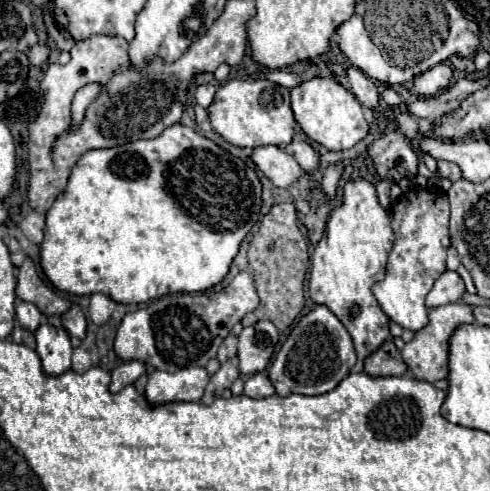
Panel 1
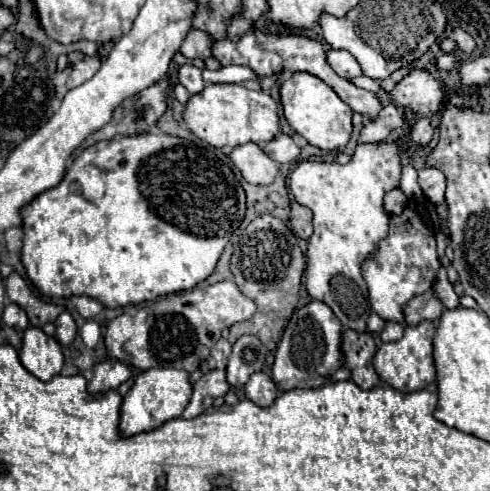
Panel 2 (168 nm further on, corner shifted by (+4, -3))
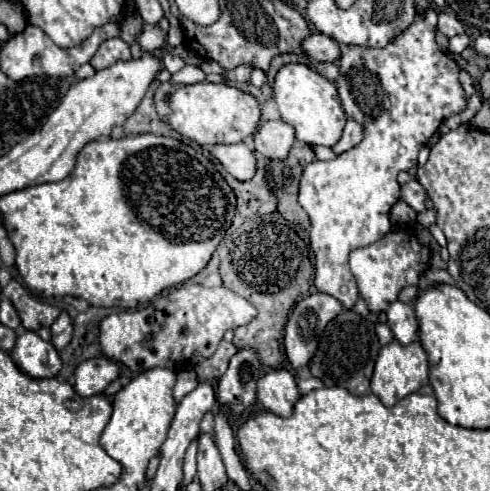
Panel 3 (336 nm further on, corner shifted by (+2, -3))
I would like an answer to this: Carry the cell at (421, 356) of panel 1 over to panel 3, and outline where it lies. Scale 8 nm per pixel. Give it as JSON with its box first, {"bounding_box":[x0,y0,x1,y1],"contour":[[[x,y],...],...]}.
{"bounding_box":[371,341,429,407],"contour":[[[393,341],[379,351],[379,357],[377,357],[377,363],[375,363],[375,373],[371,377],[371,393],[377,395],[383,401],[385,407],[393,407],[405,395],[417,391],[421,385],[427,385],[427,383],[429,383],[427,355],[425,355],[419,341],[411,343],[407,347]]]}

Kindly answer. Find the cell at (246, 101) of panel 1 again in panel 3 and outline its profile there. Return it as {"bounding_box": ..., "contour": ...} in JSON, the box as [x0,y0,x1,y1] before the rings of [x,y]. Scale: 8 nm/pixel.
{"bounding_box":[165,81,261,145],"contour":[[[201,81],[193,85],[183,85],[177,87],[173,93],[169,93],[165,103],[171,109],[171,113],[165,117],[171,129],[175,129],[177,133],[181,133],[191,141],[197,141],[199,145],[239,143],[243,137],[253,135],[261,123],[257,99],[225,83]]]}

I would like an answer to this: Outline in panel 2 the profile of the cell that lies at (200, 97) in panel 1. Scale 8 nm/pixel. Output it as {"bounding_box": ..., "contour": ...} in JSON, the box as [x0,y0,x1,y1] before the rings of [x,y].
{"bounding_box":[177,65,205,95],"contour":[[[183,65],[183,67],[179,67],[177,75],[179,75],[179,83],[181,83],[191,95],[201,93],[201,91],[205,89],[205,81],[203,81],[203,77],[201,77],[201,69],[197,69],[197,67],[193,67],[193,65]]]}

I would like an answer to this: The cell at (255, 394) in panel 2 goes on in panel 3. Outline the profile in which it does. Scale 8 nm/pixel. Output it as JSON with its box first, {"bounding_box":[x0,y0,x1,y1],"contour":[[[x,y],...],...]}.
{"bounding_box":[257,369,301,417],"contour":[[[275,369],[265,373],[257,383],[257,399],[259,403],[279,415],[289,417],[293,413],[293,405],[299,401],[301,393],[297,389],[295,377],[287,369]]]}

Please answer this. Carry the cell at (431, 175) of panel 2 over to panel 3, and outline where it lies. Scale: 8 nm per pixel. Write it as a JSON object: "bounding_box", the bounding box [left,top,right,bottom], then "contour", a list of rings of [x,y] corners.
{"bounding_box":[401,179,427,211],"contour":[[[411,179],[409,183],[401,185],[401,199],[403,199],[405,203],[409,203],[415,211],[425,211],[425,197],[427,197],[427,193],[425,193],[425,189],[421,187],[419,181]]]}

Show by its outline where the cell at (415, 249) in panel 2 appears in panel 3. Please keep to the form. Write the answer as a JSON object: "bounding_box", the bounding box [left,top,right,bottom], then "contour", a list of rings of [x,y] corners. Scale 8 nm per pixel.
{"bounding_box":[349,229,429,313],"contour":[[[393,229],[389,231],[379,245],[367,245],[353,249],[349,253],[349,267],[357,279],[359,295],[365,299],[371,313],[385,311],[399,295],[405,285],[419,281],[419,275],[429,267],[429,247],[421,245],[413,231]]]}

